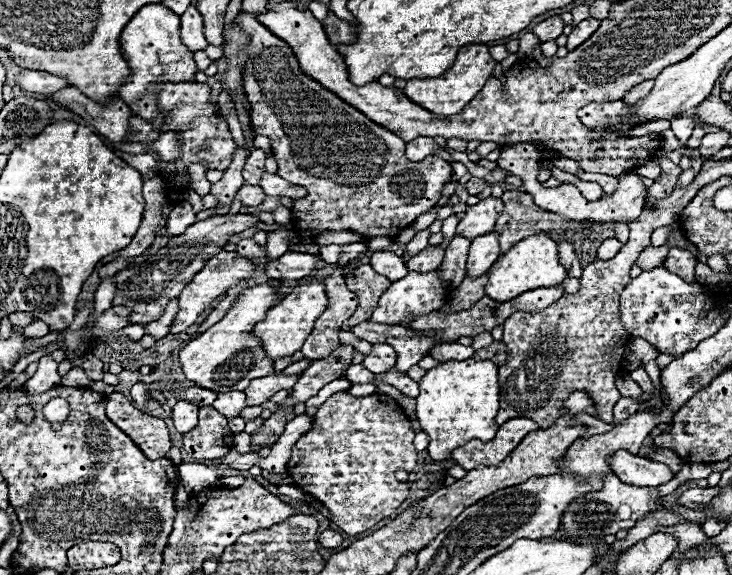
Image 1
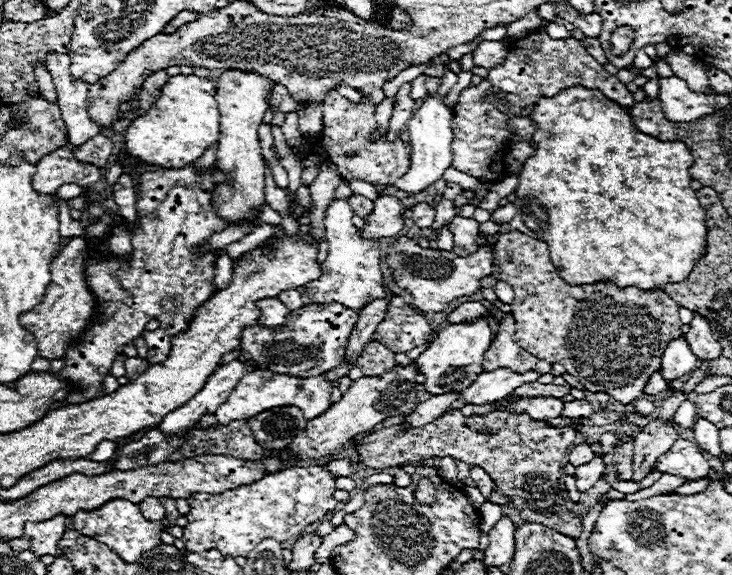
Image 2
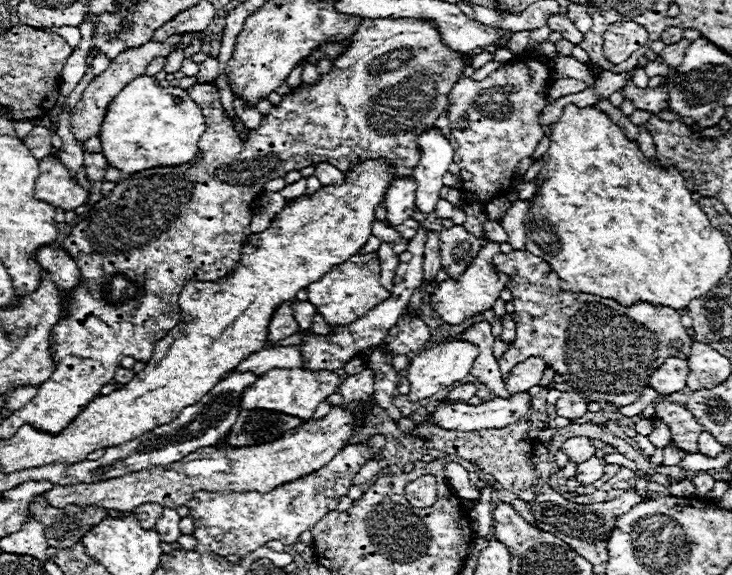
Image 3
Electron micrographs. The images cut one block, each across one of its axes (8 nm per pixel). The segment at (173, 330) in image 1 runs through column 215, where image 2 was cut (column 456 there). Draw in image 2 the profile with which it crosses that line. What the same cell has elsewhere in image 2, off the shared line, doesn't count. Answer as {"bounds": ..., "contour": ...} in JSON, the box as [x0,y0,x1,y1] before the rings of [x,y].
{"bounds":[386,238,494,312],"contour":[[[400,238],[394,246],[388,248],[386,264],[392,270],[392,282],[396,282],[400,288],[406,288],[412,298],[414,306],[420,312],[444,312],[446,306],[450,306],[454,300],[462,296],[472,296],[480,290],[480,280],[492,274],[492,260],[494,250],[490,244],[482,244],[474,254],[470,256],[456,256],[454,252],[442,252],[442,250],[424,250],[418,244],[414,244],[410,238]]]}

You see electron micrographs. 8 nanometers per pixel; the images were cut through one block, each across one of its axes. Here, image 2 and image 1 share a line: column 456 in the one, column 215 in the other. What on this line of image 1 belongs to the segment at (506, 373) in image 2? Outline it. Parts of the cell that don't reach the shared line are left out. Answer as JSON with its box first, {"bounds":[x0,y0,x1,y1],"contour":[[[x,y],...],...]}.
{"bounds":[212,392,246,418],"contour":[[[226,392],[218,394],[218,398],[212,404],[222,416],[226,418],[236,418],[242,408],[246,408],[246,396],[244,392]]]}

